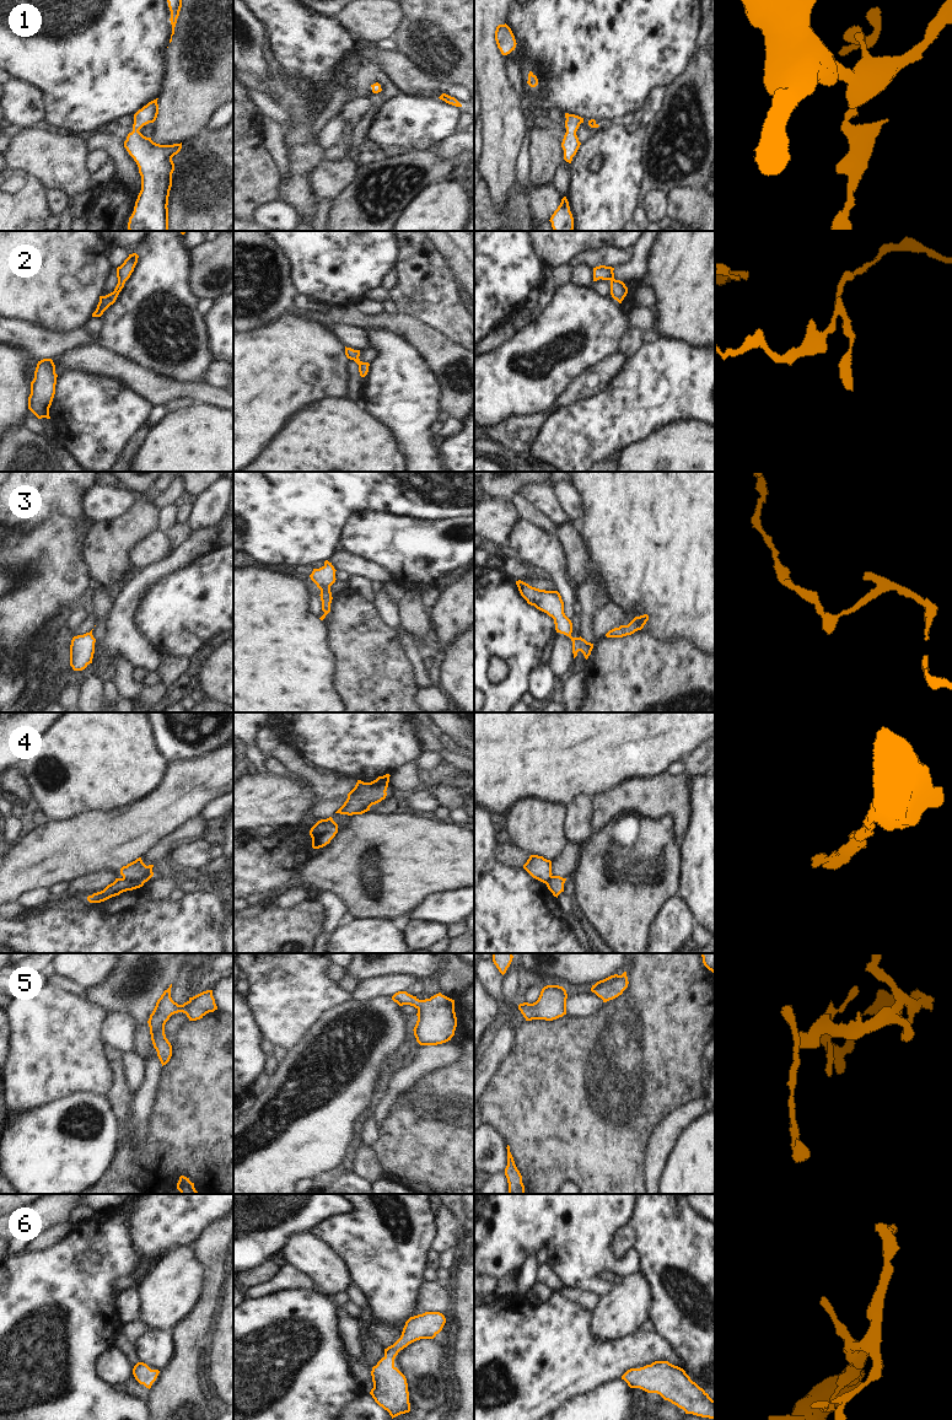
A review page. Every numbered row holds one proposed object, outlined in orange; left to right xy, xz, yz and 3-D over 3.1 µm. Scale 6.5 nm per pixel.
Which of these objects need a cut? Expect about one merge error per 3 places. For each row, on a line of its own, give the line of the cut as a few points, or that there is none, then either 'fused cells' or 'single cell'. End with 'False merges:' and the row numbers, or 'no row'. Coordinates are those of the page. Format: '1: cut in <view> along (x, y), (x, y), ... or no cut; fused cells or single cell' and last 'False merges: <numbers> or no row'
1: no cut; single cell
2: no cut; single cell
3: no cut; single cell
4: cut in xz along (364, 783), (371, 786), (381, 786), (385, 791); fused cells
5: no cut; single cell
6: no cut; single cell
False merges: 4

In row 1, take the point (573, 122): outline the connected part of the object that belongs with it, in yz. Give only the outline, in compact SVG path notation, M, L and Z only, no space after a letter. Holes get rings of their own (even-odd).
M565 113L565 128L566 133L564 135L561 147L564 150L564 160L569 163L571 163L572 157L576 155L581 142L579 141L579 138L576 135L576 131L581 123L583 123L583 118Z

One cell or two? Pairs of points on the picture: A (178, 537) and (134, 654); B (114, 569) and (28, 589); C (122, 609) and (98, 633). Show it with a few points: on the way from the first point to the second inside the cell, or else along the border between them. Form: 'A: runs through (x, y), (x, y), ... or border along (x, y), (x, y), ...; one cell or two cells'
A: border along (192, 531), (171, 550); two cells
B: border along (82, 547), (82, 566), (91, 584); two cells
C: border along (106, 622), (106, 634), (97, 641); two cells

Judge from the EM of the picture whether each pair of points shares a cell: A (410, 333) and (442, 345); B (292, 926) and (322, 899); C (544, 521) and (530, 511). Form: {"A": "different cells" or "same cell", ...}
{"A": "same cell", "B": "different cells", "C": "same cell"}

